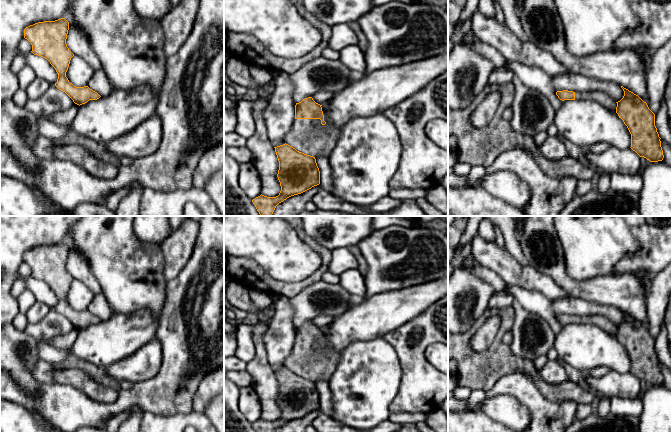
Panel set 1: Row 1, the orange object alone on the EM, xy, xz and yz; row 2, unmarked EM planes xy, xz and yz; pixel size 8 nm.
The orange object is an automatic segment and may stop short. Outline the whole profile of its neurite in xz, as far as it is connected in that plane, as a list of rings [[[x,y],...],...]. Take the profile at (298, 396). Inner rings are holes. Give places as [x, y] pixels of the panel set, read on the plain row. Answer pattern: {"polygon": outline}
{"polygon": [[[312,321],[295,329],[295,344],[286,367],[275,372],[279,385],[281,415],[276,421],[260,419],[252,424],[256,432],[276,432],[287,422],[320,408],[316,381],[328,381],[337,367],[340,354],[324,343],[322,329]]]}

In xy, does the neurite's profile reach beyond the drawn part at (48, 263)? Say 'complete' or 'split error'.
complete

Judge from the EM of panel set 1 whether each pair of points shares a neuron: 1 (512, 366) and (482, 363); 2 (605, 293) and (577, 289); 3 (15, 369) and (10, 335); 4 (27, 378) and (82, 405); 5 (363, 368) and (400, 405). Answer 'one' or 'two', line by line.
1: one
2: one
3: one
4: two
5: two

